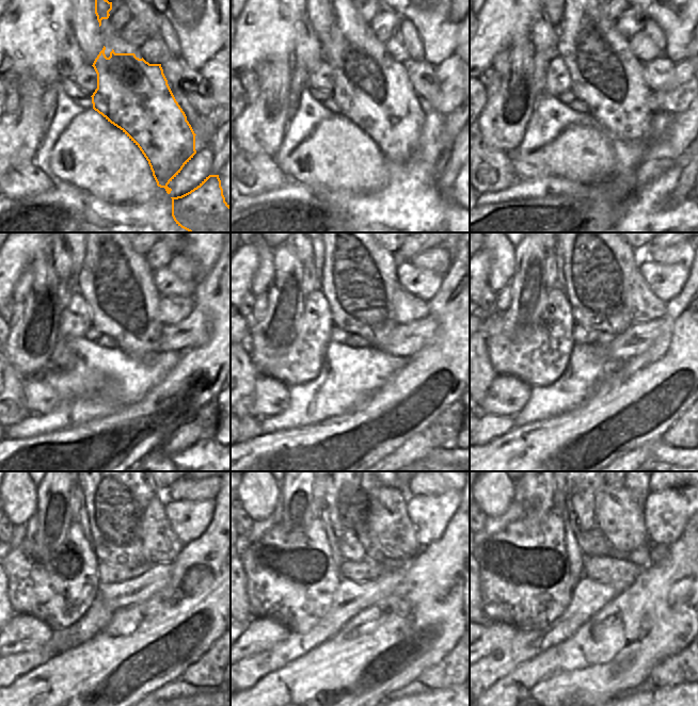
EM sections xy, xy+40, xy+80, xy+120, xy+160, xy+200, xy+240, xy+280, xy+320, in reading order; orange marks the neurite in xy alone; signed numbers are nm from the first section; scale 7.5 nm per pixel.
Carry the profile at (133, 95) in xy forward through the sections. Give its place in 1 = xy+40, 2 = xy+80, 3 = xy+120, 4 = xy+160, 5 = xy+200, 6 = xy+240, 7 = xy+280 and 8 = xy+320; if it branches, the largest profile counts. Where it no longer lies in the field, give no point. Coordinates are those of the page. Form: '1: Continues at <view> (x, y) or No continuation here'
1: Continues at xy+40 (377, 95)
2: Continues at xy+80 (619, 102)
3: Continues at xy+120 (139, 338)
4: Continues at xy+160 (346, 318)
5: Continues at xy+200 (572, 254)
6: Continues at xy+240 (93, 493)
7: Continues at xy+280 (360, 493)
8: Continues at xy+320 (600, 493)

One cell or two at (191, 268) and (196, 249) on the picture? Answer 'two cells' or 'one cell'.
two cells

